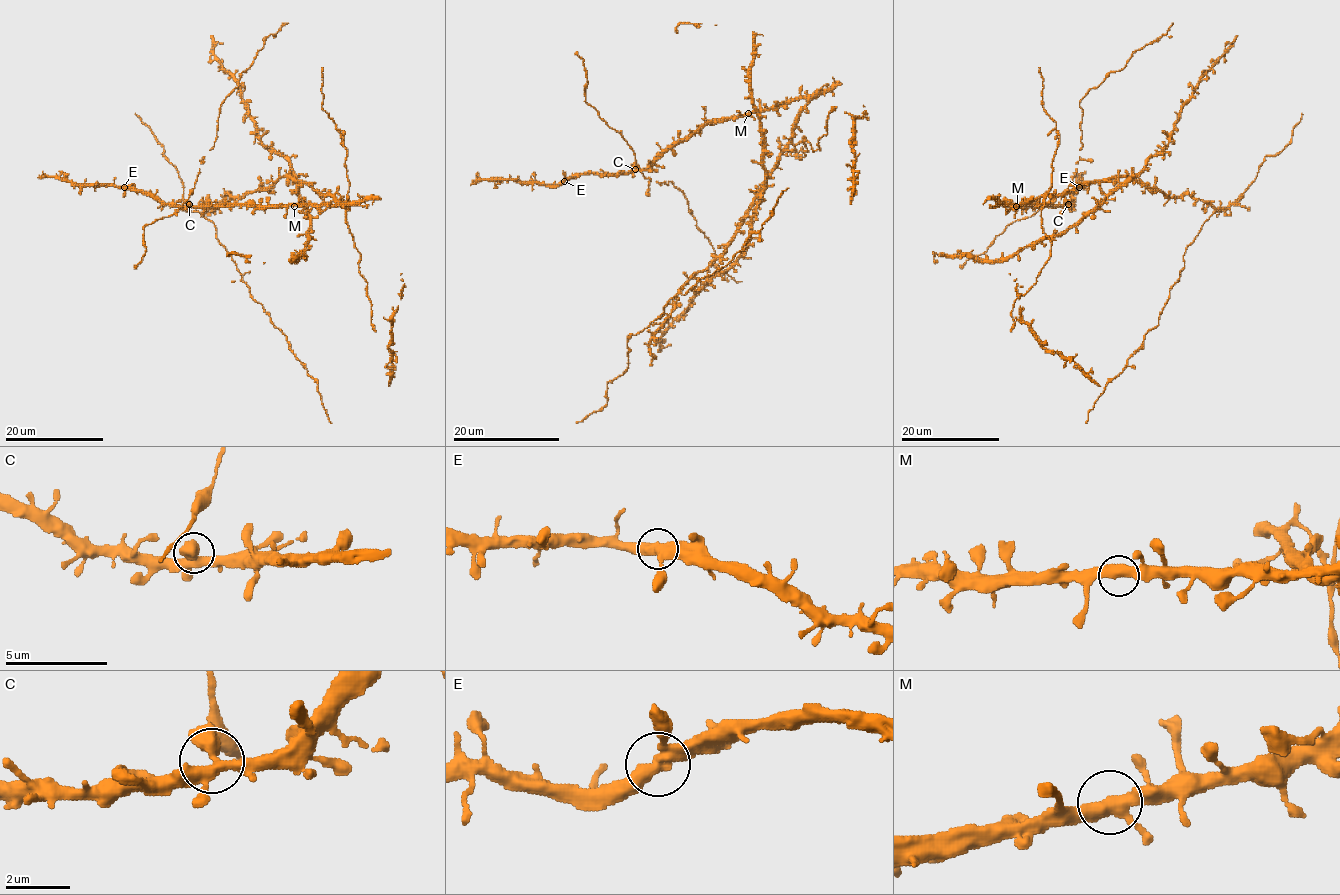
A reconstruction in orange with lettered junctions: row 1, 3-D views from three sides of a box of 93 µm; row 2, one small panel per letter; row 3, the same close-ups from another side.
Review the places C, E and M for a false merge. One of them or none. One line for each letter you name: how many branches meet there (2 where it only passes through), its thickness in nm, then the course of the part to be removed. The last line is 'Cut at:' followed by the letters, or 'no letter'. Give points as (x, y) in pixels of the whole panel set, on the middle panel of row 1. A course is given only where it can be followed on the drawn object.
Cut at: no letter

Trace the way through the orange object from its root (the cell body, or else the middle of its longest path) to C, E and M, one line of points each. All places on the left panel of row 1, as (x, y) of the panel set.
C: (322, 194), (330, 194), (340, 204), (349, 204), (189, 204)
E: (322, 194), (330, 194), (340, 204), (349, 204), (170, 206), (124, 187)
M: (322, 194), (330, 194), (340, 204), (349, 204), (294, 206)

